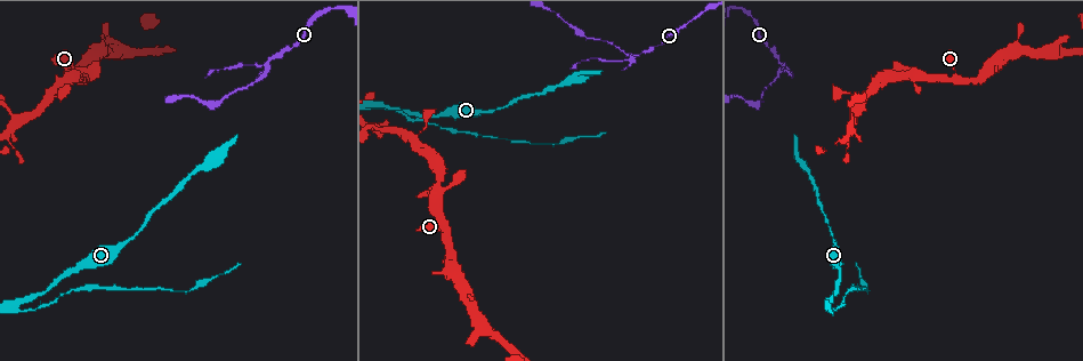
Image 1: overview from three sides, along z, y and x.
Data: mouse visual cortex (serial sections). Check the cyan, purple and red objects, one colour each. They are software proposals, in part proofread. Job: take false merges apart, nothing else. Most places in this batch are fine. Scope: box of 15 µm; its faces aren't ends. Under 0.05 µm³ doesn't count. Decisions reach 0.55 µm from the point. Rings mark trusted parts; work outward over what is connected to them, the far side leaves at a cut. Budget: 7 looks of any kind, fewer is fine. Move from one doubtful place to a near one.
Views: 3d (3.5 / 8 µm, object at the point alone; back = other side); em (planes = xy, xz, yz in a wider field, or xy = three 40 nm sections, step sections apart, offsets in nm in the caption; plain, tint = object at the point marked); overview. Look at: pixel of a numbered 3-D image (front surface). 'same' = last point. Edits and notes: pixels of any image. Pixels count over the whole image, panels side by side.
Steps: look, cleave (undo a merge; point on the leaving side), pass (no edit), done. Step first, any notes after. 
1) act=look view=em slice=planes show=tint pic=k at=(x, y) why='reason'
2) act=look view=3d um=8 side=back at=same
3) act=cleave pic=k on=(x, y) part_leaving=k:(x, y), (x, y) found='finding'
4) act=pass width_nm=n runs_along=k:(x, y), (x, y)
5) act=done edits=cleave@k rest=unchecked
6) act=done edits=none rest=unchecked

act=look view=3d um=3.5 pic=1 at=(830, 301) why='sharp bend'

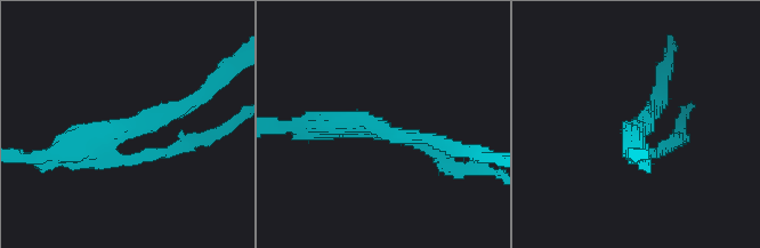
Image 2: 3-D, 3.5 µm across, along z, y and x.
act=look view=em slice=planes show=tint pic=2 at=(376, 129) arms=3 arm_widths_nm=150,200,300

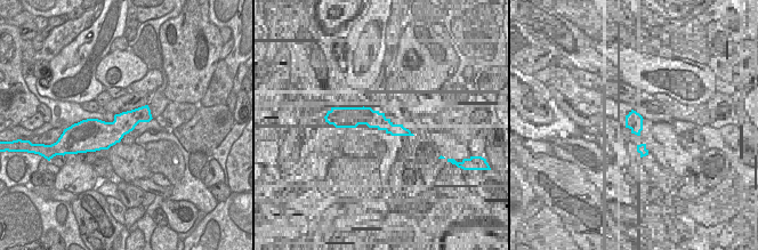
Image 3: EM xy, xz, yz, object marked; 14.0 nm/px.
act=pass runs_along=2:(187, 104), (114, 138), (124, 160), (163, 153) found='all the same cell'

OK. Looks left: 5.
act=look view=3d um=3.5 pic=1 at=(443, 232) why='sudden change in width'

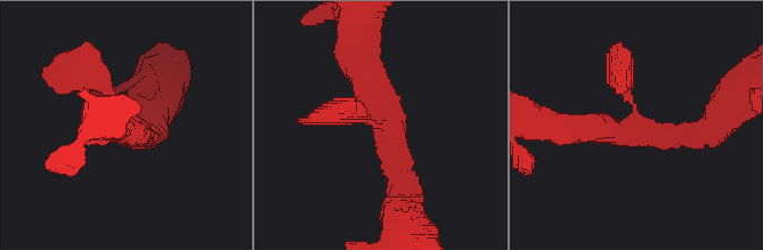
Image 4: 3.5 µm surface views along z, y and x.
act=look view=em slice=xy step=2 show=tint pic=4 at=(634, 128) arms=3 arm_widths_nm=300,350,400 why='shape alone is not enough'

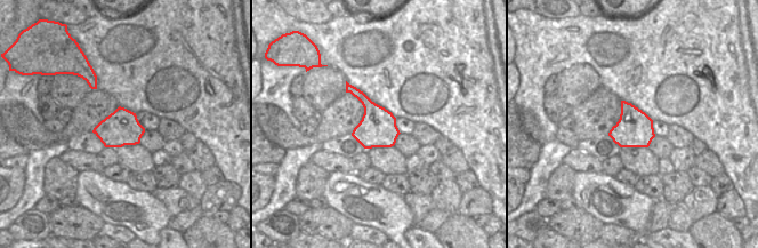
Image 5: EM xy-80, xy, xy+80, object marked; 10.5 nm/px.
act=pass found='all the same cell'

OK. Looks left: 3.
act=look view=3d um=8 side=back pic=1 at=(1055, 49) why='sudden change in width'

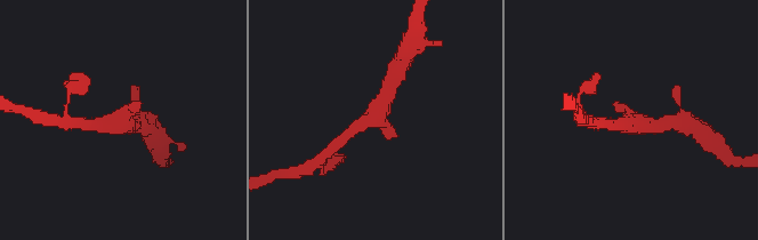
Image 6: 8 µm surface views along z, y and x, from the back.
act=look view=3d um=3.5 side=back pic=6 at=(123, 119) why='zoom in'

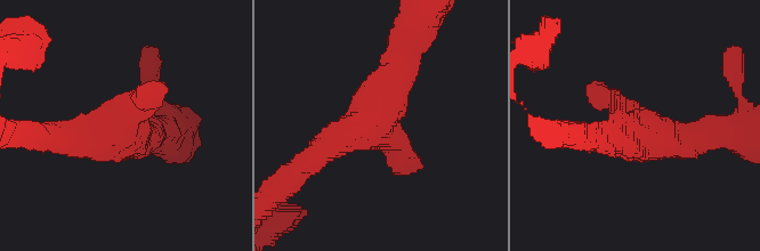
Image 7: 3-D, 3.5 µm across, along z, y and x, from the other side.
act=look view=em slice=planes show=tint pic=7 at=(634, 120)

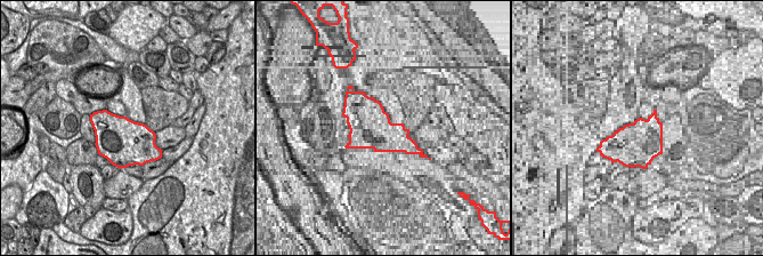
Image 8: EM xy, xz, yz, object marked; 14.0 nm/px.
act=pass arm_widths_nm=300,400,450 runs_along=7:(405, 55), (370, 119), (304, 166) found='all the same cell'

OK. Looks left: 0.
act=done edits=none rest=unchecked

